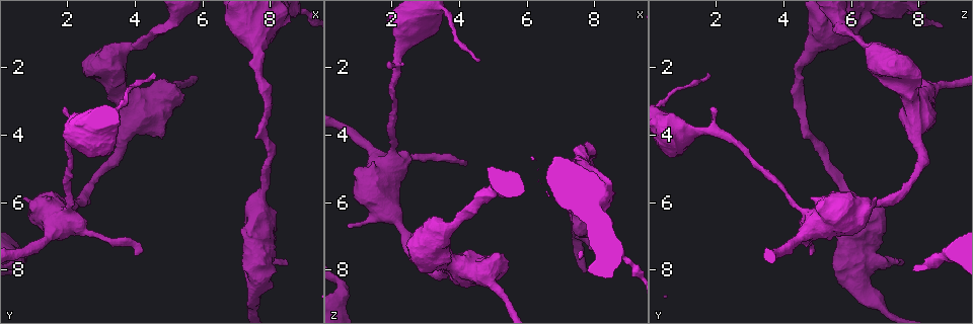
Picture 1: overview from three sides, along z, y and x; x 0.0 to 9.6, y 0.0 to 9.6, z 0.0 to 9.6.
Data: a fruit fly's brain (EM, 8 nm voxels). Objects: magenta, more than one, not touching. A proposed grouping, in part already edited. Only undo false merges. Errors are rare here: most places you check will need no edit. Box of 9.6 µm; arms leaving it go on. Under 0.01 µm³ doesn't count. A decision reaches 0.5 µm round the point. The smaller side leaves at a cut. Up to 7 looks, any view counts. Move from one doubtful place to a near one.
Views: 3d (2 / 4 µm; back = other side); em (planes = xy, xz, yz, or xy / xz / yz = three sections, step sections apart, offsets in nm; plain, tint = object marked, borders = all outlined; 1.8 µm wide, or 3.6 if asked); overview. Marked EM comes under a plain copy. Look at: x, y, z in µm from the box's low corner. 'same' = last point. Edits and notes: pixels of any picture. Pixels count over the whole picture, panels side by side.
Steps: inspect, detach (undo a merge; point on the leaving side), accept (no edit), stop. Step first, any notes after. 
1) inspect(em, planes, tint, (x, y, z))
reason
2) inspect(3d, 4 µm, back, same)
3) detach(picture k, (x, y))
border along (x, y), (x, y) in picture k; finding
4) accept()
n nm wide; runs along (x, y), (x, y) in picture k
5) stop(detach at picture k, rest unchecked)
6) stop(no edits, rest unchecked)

inspect(em, planes, tint, (2.15, 3.95, 1.90))
a fork

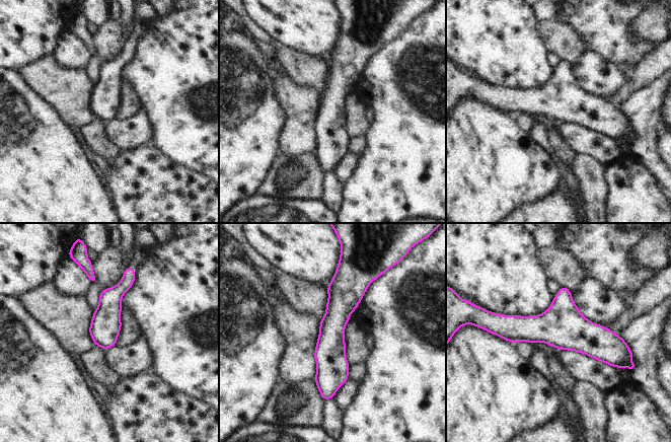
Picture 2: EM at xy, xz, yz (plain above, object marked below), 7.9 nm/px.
accept()
runs along (499, 332), (573, 330), (620, 342) in picture 2; continuous, no second neuron

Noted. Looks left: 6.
inspect(em, xy, step 16, borders, (3.90, 3.65, 7.90))
thick turns thin

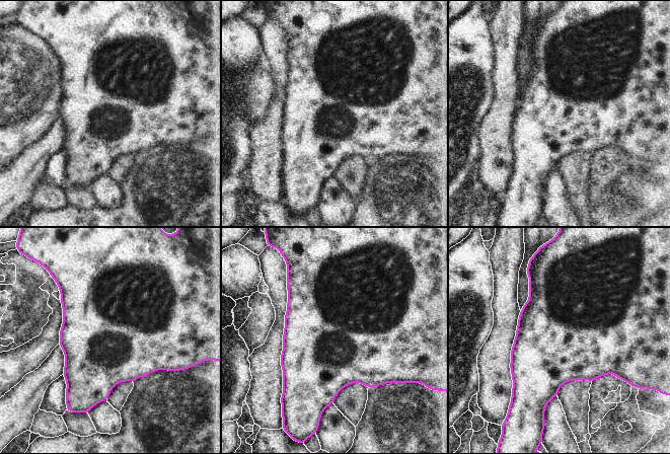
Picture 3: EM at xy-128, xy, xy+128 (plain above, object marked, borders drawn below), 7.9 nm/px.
accept()
800 nm wide; continuous, no second neuron

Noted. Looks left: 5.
inspect(3d, 4 µm, (1.45, 6.20, 6.45))

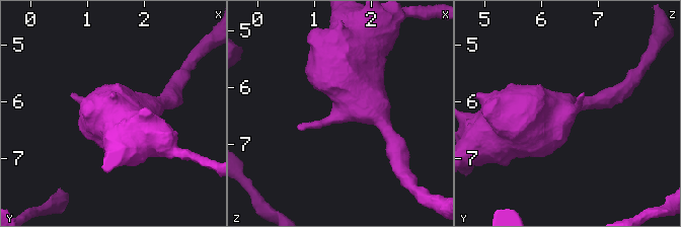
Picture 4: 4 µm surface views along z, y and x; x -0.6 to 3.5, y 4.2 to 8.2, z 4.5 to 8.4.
inspect(em, xz, step 4, tint, (1.45, 6.20, 6.40))
now the EM

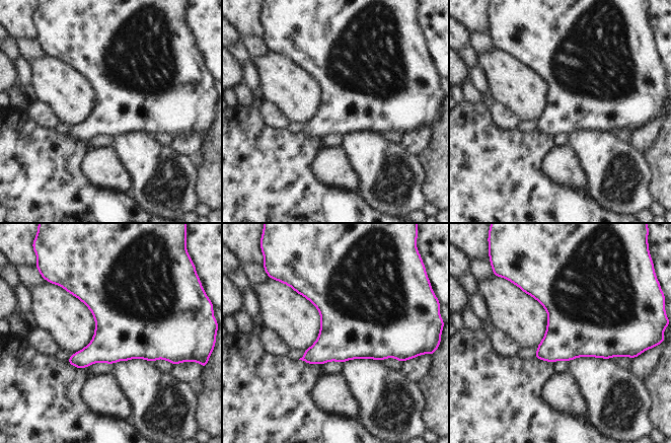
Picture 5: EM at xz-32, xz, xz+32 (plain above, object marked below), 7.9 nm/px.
inspect(em, planes, tint, same)
another direction

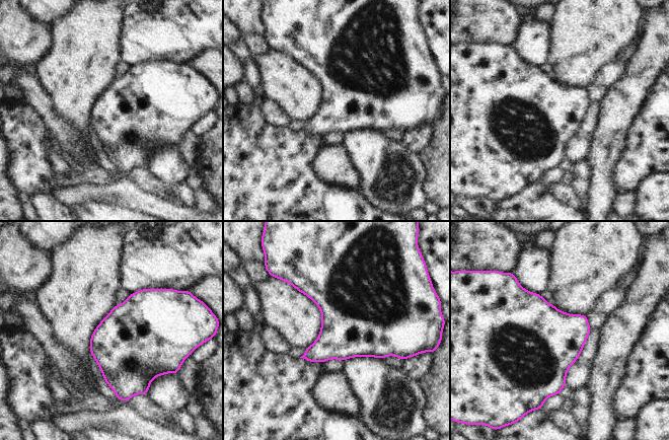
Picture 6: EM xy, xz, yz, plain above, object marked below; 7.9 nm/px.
accept()
all the same neuron

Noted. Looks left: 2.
stop(no edits, rest unchecked)

